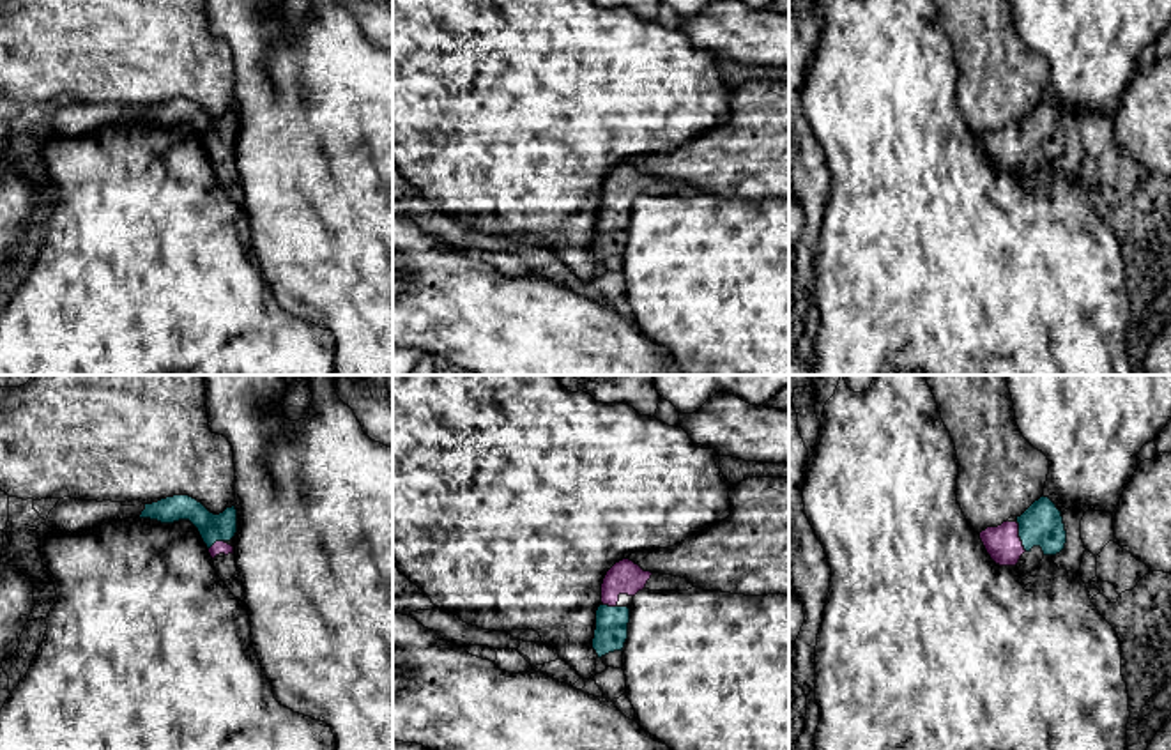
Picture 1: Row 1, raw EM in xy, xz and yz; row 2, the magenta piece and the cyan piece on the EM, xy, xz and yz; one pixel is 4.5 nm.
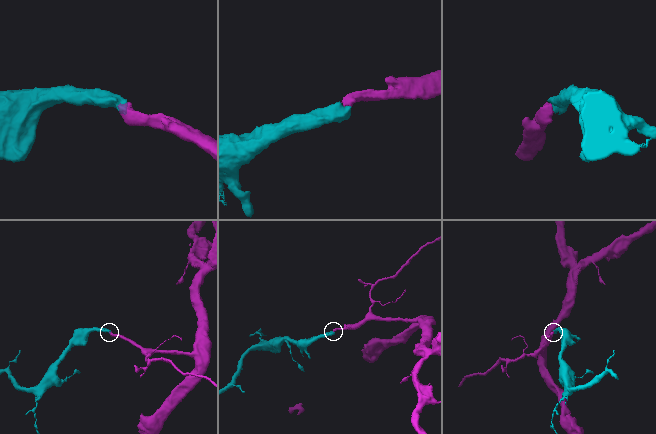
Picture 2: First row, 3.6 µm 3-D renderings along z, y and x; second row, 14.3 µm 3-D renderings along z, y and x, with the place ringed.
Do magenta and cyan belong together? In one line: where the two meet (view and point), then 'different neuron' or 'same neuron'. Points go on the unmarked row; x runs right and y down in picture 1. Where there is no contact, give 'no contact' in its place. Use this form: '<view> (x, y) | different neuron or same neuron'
yz (1017, 140) | same neuron

